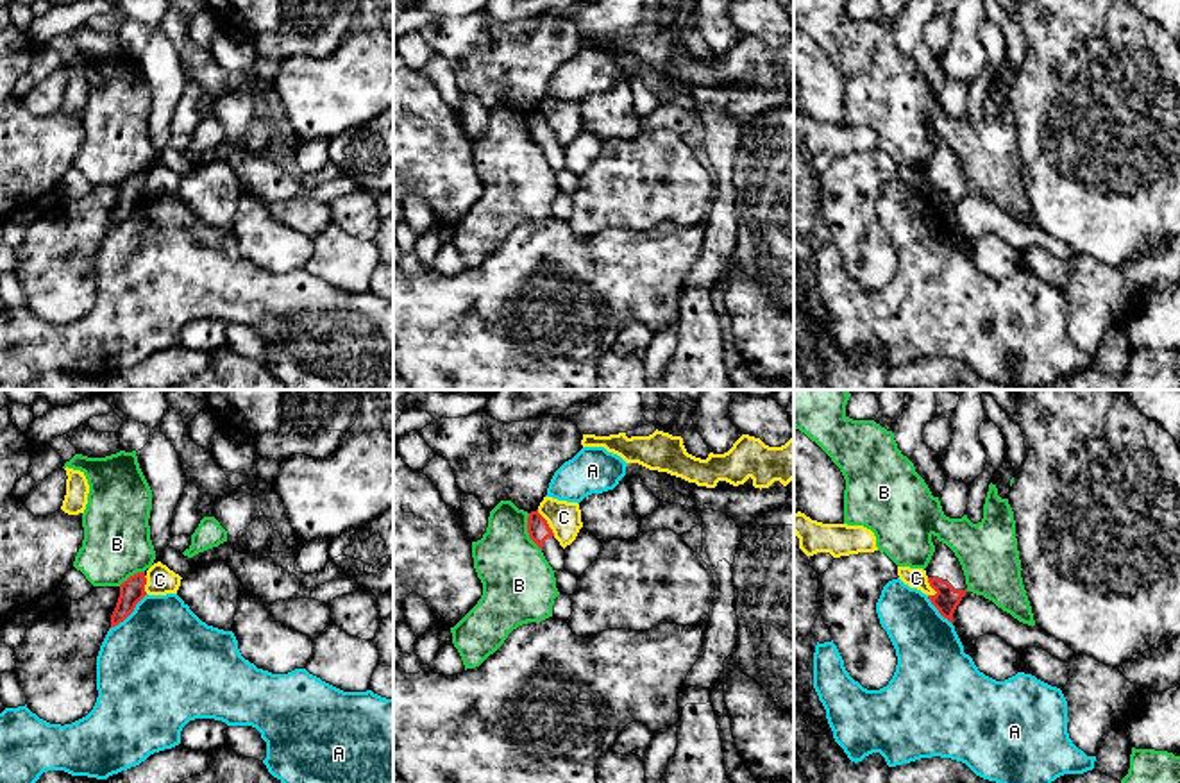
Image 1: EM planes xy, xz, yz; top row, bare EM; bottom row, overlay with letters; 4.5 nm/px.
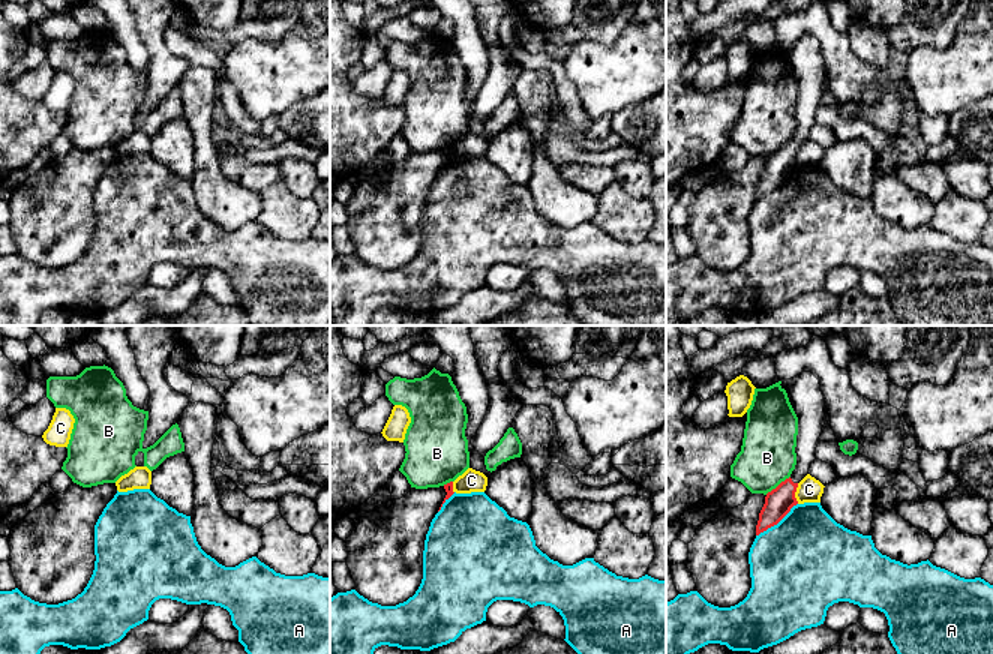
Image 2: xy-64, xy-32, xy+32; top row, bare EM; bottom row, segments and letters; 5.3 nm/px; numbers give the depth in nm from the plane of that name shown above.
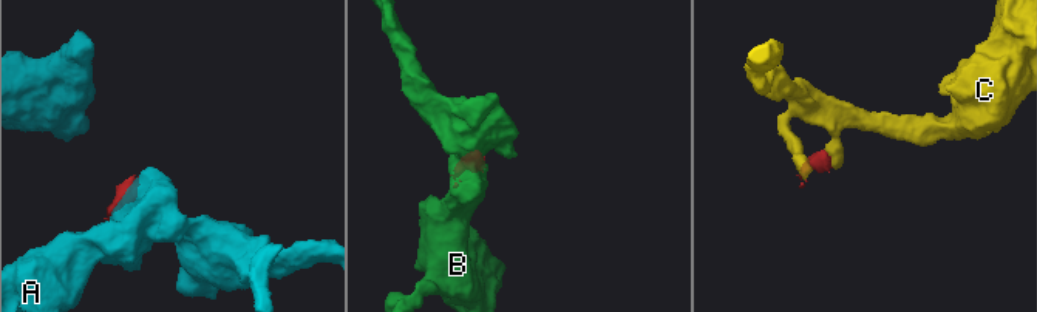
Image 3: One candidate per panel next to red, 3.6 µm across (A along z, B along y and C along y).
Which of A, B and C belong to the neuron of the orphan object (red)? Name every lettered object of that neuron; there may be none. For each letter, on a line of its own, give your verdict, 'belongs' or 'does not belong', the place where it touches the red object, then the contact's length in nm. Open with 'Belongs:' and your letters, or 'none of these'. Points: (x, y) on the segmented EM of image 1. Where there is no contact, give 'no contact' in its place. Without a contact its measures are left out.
Belongs: none of these
A: does not belong; meets red in xy at (129, 614); contact 240 nm long
B: does not belong; meets red in xz at (528, 531); contact 180 nm long
C: does not belong; meets red in xz at (546, 522); contact 150 nm long

